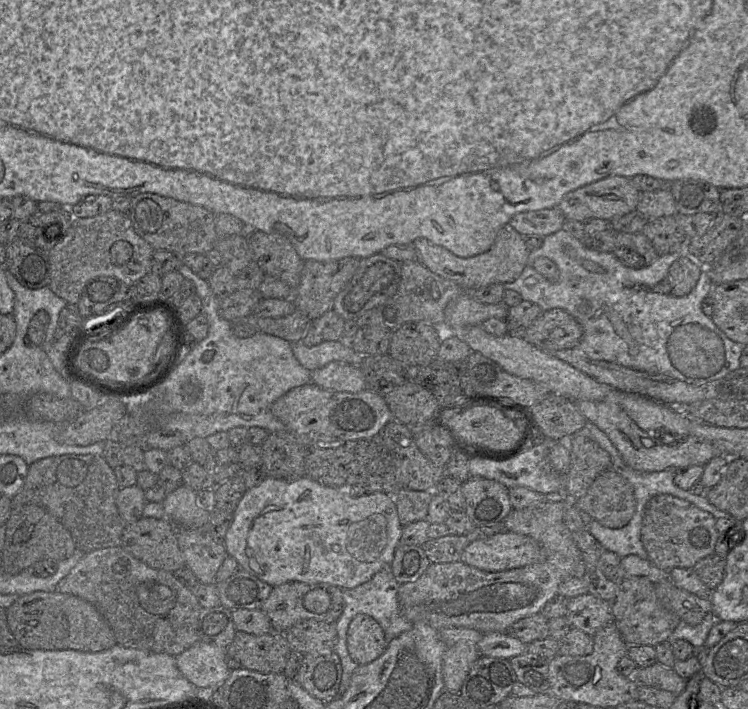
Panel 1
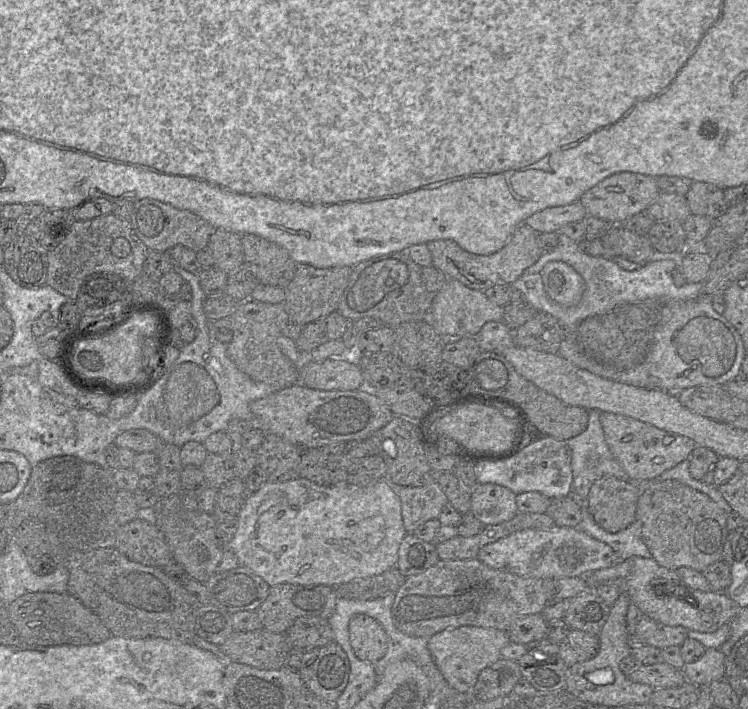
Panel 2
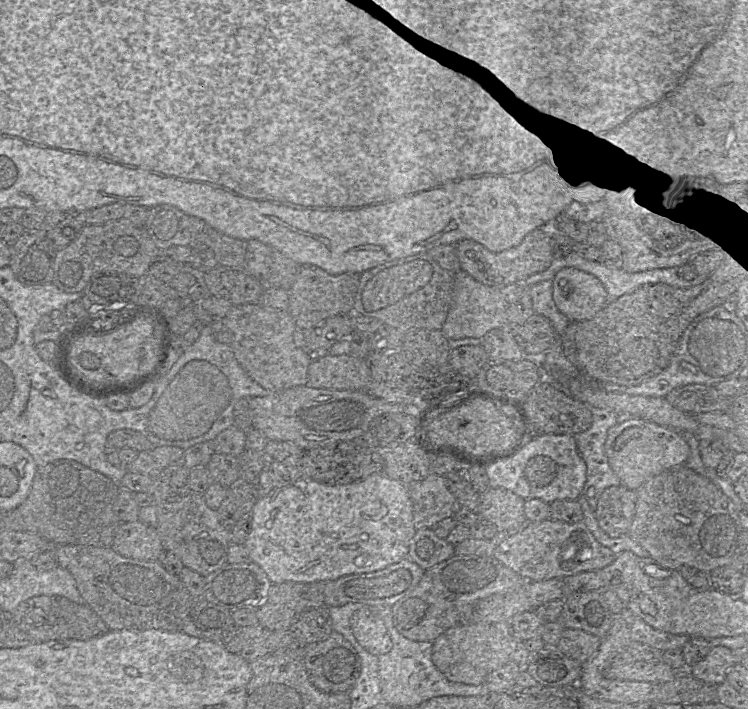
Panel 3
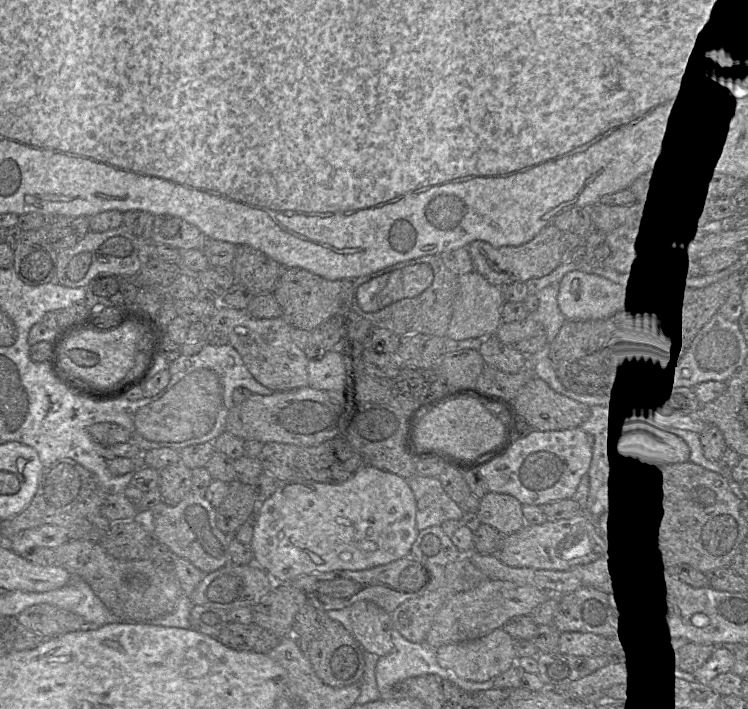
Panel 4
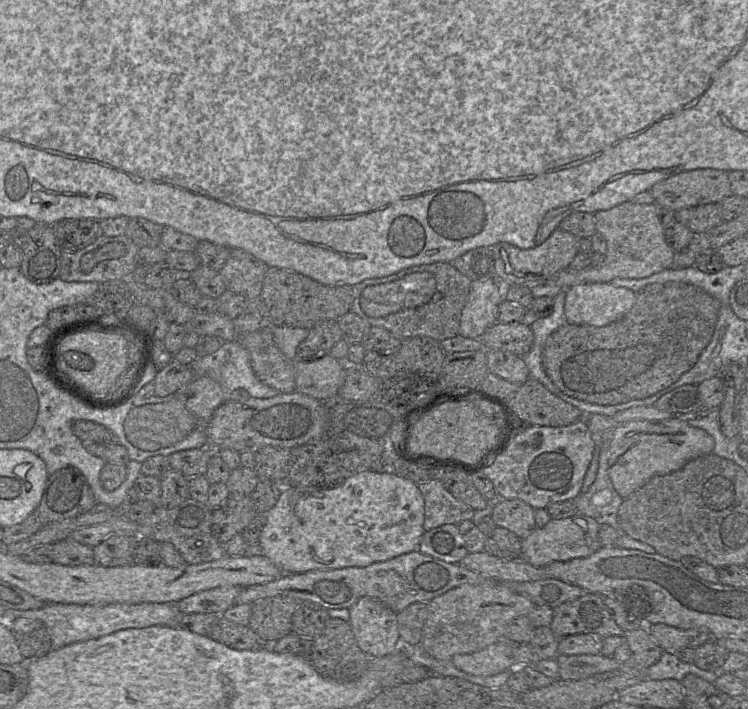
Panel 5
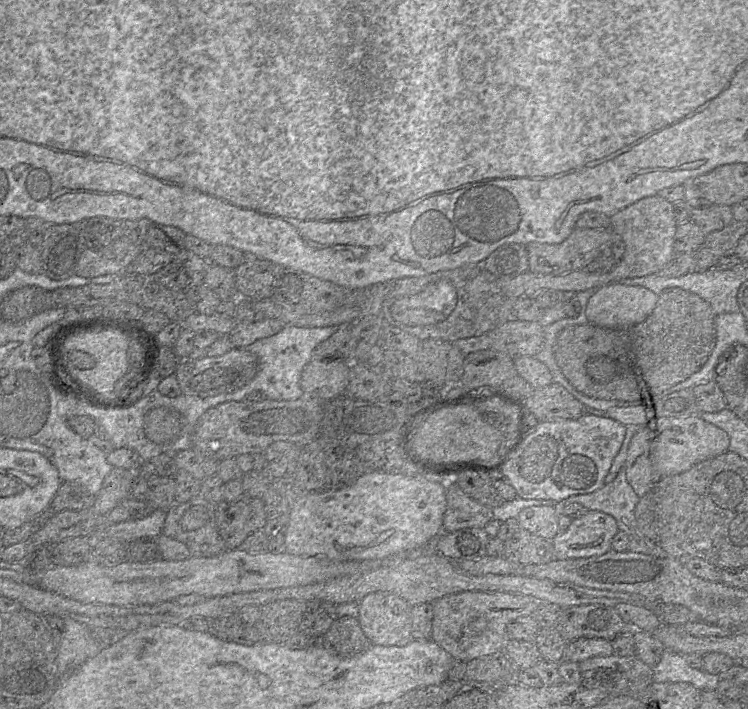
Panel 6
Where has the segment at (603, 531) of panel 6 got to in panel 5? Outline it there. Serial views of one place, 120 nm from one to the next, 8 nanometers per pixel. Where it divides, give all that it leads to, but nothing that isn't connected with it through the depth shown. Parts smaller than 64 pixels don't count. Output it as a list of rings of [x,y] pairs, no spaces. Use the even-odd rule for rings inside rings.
[[[583,514],[551,519],[544,527],[536,527],[522,539],[522,560],[536,567],[546,567],[553,562],[589,557],[602,547],[599,529],[600,525],[593,518]]]

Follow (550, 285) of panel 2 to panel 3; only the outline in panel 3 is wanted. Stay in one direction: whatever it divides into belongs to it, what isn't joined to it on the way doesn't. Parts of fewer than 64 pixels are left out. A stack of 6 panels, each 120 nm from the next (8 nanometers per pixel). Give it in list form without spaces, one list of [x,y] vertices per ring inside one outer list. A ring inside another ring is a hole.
[[[574,267],[560,269],[551,280],[552,298],[569,321],[585,321],[607,305],[607,292],[592,274]]]

